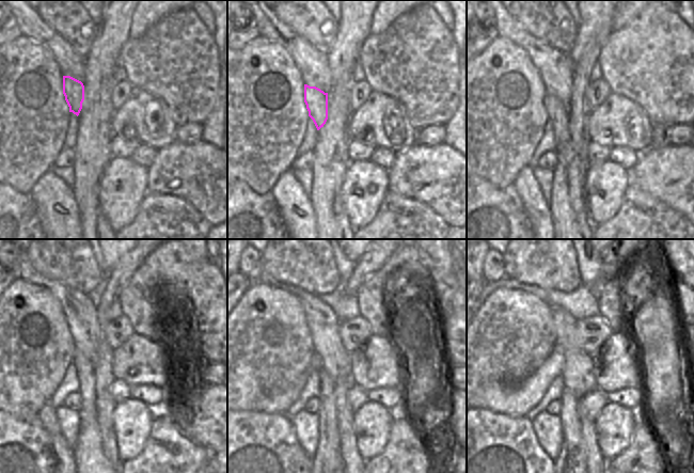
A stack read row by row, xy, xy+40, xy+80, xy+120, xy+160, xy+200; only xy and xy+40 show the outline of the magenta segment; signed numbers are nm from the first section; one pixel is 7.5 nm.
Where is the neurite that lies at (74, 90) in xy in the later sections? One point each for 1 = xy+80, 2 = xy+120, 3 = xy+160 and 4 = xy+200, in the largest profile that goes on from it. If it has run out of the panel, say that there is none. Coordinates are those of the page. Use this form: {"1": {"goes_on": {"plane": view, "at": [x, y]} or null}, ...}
{"1": {"goes_on": {"plane": "xy+80", "at": [557, 112]}}, "2": {"goes_on": {"plane": "xy+120", "at": [83, 368]}}, "3": {"goes_on": {"plane": "xy+160", "at": [328, 455]}}, "4": {"goes_on": {"plane": "xy+200", "at": [572, 456]}}}

